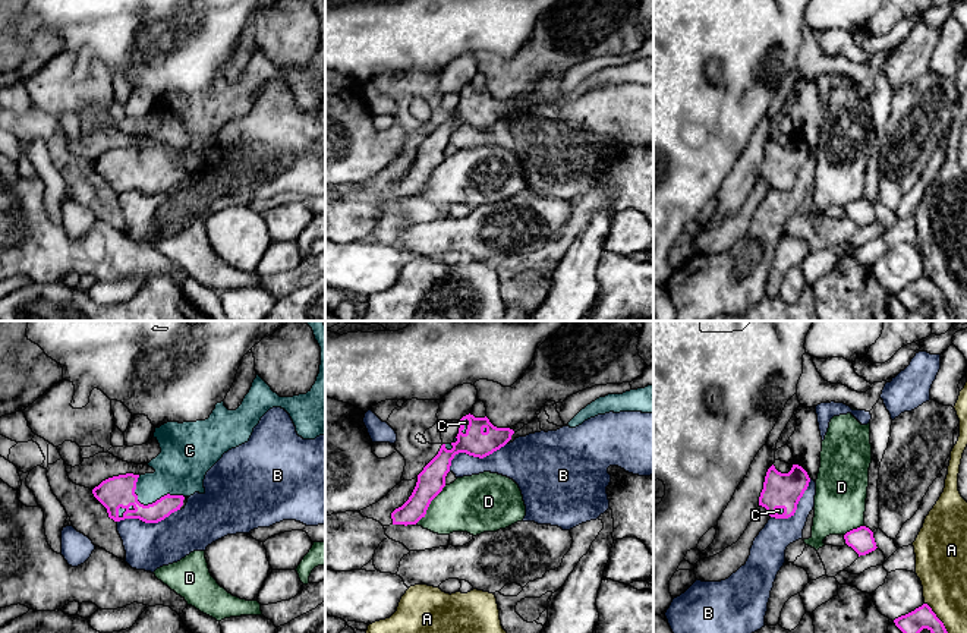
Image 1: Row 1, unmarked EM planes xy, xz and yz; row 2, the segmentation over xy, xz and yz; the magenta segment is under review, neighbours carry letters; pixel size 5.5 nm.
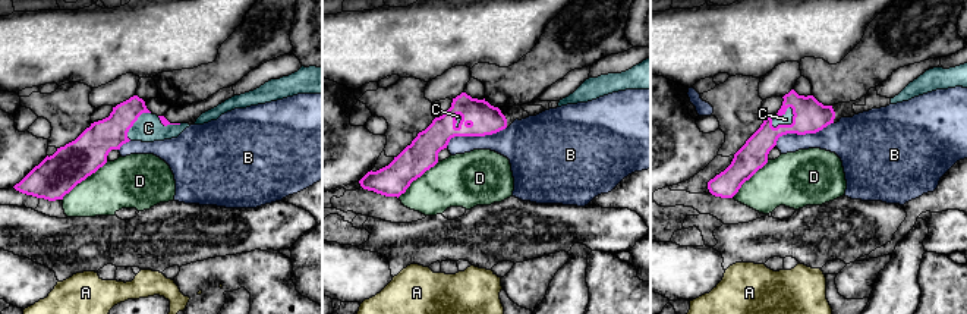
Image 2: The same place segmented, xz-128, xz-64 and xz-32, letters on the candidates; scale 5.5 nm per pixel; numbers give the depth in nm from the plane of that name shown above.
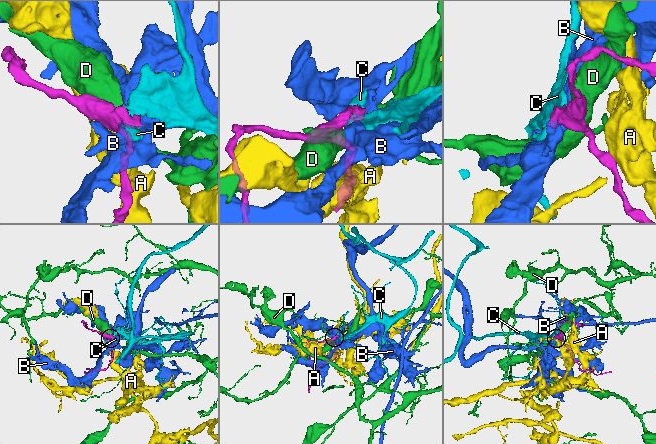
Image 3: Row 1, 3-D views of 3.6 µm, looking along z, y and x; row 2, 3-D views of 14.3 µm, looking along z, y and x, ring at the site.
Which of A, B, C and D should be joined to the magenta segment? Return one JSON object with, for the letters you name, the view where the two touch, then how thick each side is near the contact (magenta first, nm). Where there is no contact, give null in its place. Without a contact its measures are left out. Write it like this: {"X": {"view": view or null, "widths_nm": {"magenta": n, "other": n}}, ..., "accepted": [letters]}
{"C": {"view": "xy", "widths_nm": {"magenta": 180, "other": 280}}, "accepted": ["C"]}

